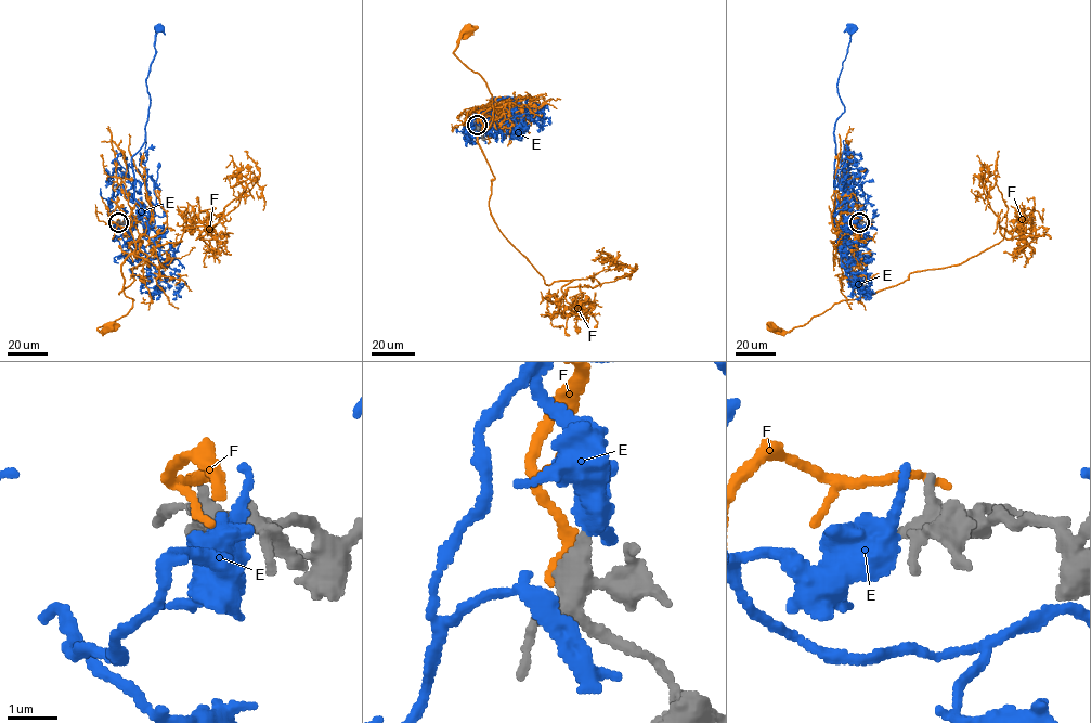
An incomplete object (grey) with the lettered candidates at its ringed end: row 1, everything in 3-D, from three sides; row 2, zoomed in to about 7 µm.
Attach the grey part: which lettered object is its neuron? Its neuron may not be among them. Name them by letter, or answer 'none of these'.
E

